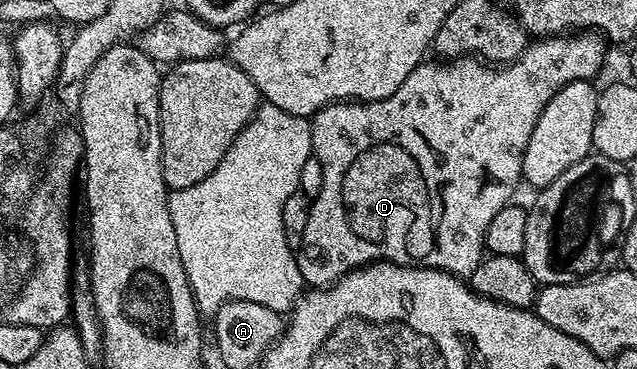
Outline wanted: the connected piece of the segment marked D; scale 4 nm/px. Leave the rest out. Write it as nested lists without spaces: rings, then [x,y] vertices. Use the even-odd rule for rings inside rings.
[[[579,30],[574,34],[560,34],[557,36],[549,36],[546,38],[536,39],[534,42],[528,43],[526,50],[512,60],[509,64],[502,66],[488,66],[482,59],[474,56],[460,56],[452,59],[450,62],[439,62],[443,64],[430,64],[424,62],[416,66],[413,74],[409,74],[409,78],[405,78],[405,82],[401,82],[401,86],[397,86],[397,90],[393,90],[393,94],[389,94],[389,98],[381,98],[380,100],[368,100],[366,102],[340,102],[338,104],[326,104],[320,112],[316,112],[310,117],[311,121],[311,150],[317,158],[317,162],[321,162],[321,190],[314,196],[309,210],[309,222],[305,226],[305,234],[301,238],[301,246],[297,249],[297,259],[299,269],[303,275],[304,285],[310,286],[315,290],[322,290],[336,284],[346,272],[352,272],[355,268],[364,268],[367,264],[377,264],[386,262],[388,264],[407,264],[410,268],[440,268],[442,272],[448,272],[460,278],[469,278],[473,274],[473,270],[477,270],[477,266],[485,258],[485,245],[487,243],[487,231],[489,230],[489,222],[493,222],[493,217],[497,215],[497,210],[501,210],[506,204],[512,203],[515,187],[521,184],[523,180],[523,159],[525,158],[525,150],[529,146],[529,134],[533,134],[533,126],[537,126],[537,118],[541,118],[541,110],[545,110],[545,106],[549,106],[549,98],[553,98],[553,94],[557,94],[557,90],[561,90],[569,82],[577,82],[578,80],[596,79],[595,75],[603,68],[603,44],[605,40],[602,35],[596,34],[591,30]]]

